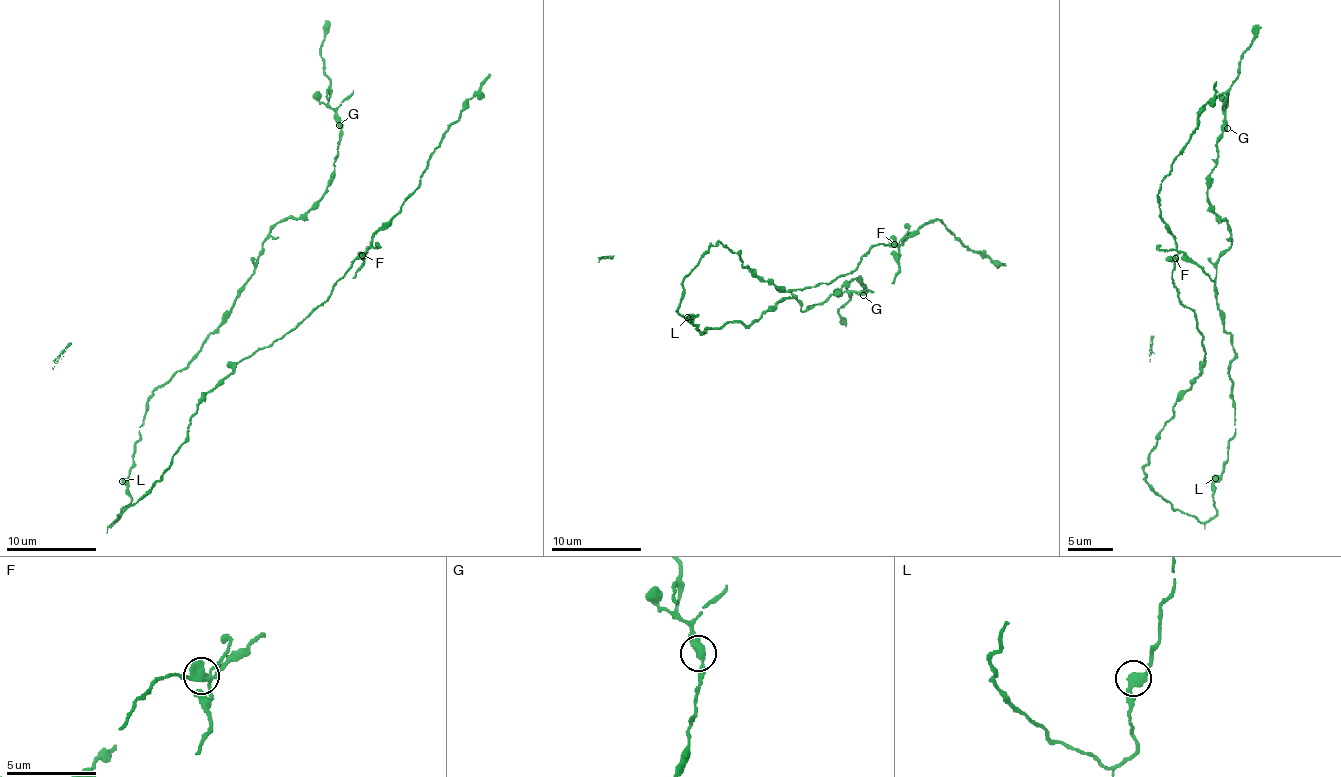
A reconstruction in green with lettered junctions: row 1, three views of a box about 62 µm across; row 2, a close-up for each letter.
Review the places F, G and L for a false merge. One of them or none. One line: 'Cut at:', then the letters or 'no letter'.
Cut at: F

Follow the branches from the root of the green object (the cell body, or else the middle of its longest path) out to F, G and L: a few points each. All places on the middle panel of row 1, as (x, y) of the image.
F: (682, 298), (683, 280), (717, 243), (788, 291), (830, 283), (877, 243), (895, 245)
G: (682, 298), (678, 312), (698, 316), (700, 334), (756, 322), (784, 298), (809, 309), (852, 279), (863, 295)
L: (682, 298), (678, 312), (686, 321), (698, 316), (687, 317)

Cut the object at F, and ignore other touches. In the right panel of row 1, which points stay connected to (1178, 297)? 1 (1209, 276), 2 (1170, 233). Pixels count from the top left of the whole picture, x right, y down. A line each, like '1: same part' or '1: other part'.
1: other part
2: same part

